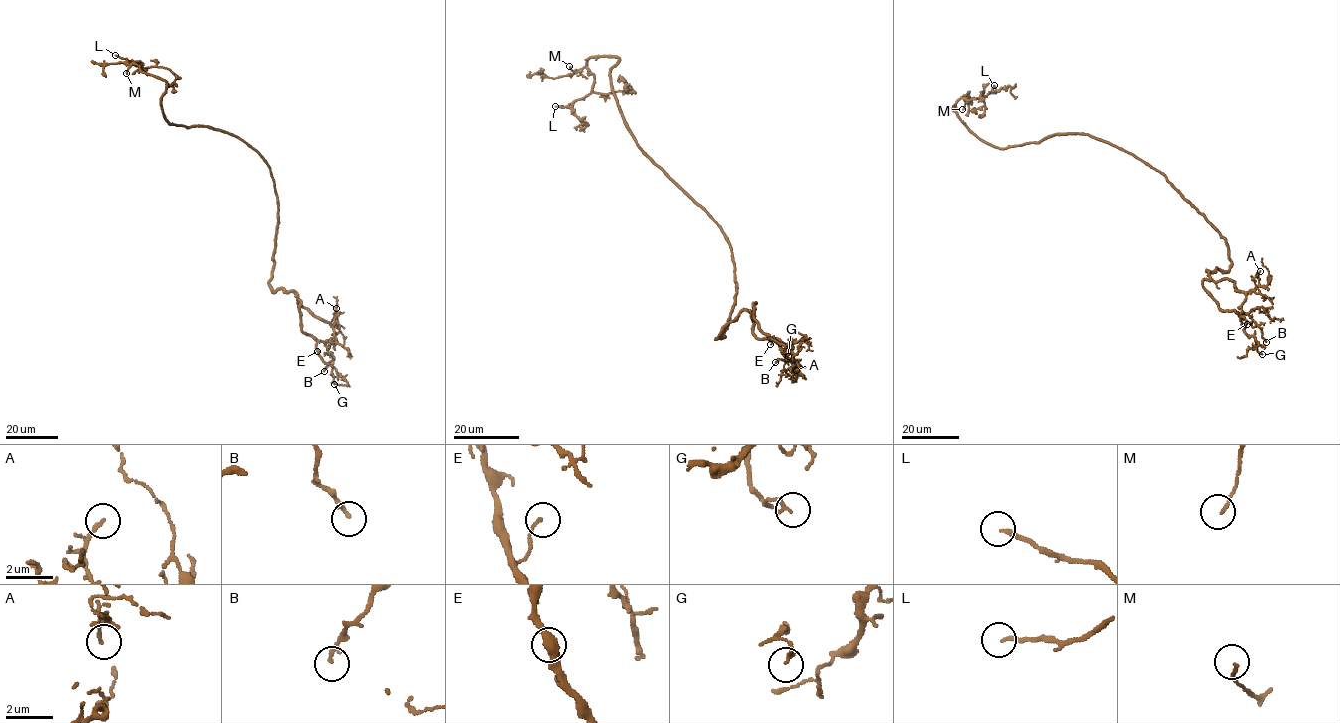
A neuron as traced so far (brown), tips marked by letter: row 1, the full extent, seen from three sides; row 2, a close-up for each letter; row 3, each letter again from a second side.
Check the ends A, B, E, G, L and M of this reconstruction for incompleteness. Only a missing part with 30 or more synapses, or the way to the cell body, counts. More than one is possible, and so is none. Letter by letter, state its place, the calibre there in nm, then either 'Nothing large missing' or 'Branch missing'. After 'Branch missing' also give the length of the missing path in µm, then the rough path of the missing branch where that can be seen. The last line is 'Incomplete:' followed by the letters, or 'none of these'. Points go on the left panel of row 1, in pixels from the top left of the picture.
A: Place: (336, 308). Thickness 150 nm. Nothing large missing
B: Place: (324, 371). Thickness 160 nm. Nothing large missing
E: Place: (317, 351). Thickness 100 nm. Nothing large missing
G: Place: (334, 384). Thickness 130 nm. Nothing large missing
L: Place: (115, 55). Thickness 160 nm. Branch missing. Missing length about 9 µm
M: Place: (126, 73). Thickness 110 nm. Nothing large missing
Incomplete: L

